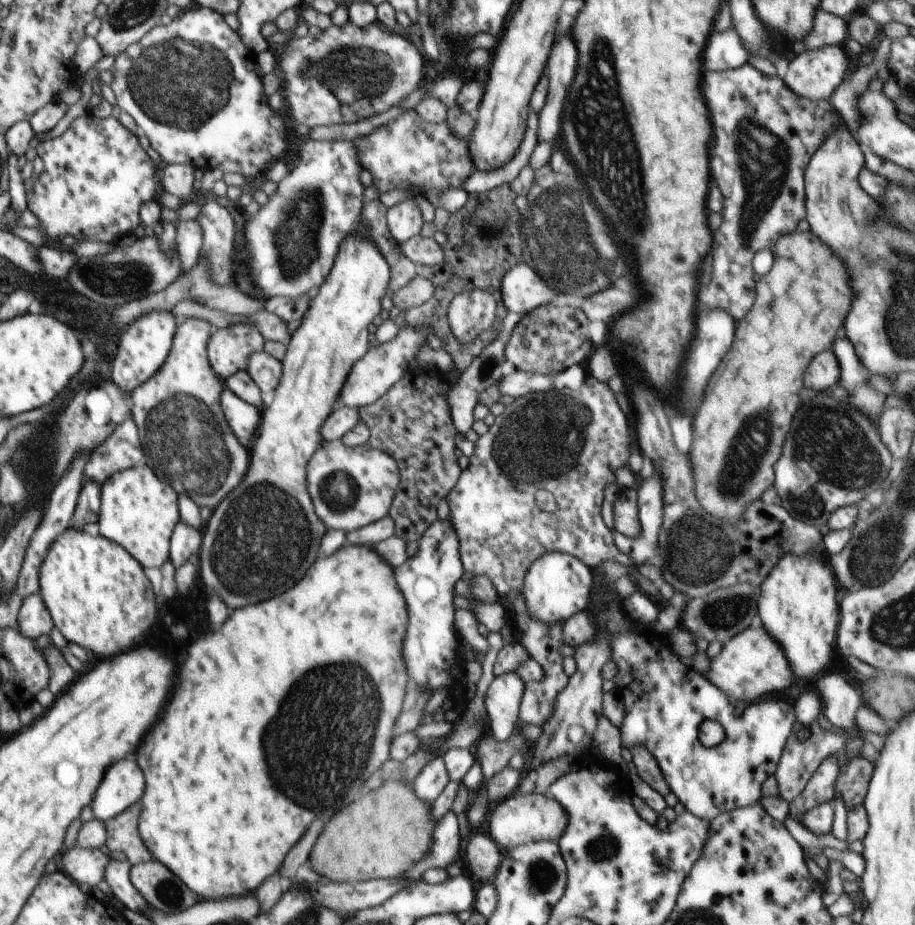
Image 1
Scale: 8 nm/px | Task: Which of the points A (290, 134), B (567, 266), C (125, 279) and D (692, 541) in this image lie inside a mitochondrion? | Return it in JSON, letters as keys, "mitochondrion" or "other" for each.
{"A":"other","B":"mitochondrion","C":"mitochondrion","D":"mitochondrion"}

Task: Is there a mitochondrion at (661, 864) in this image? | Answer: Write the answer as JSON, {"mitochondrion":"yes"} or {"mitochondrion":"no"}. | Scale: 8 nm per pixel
{"mitochondrion":"no"}

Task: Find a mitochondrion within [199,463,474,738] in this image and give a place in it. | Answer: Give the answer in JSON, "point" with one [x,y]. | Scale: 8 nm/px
{"point":[281,548]}

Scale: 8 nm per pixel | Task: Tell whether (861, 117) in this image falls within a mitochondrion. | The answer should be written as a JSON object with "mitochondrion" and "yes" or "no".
{"mitochondrion":"no"}

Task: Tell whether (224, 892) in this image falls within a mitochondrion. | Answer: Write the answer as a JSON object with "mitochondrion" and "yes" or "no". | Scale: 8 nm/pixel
{"mitochondrion":"no"}

